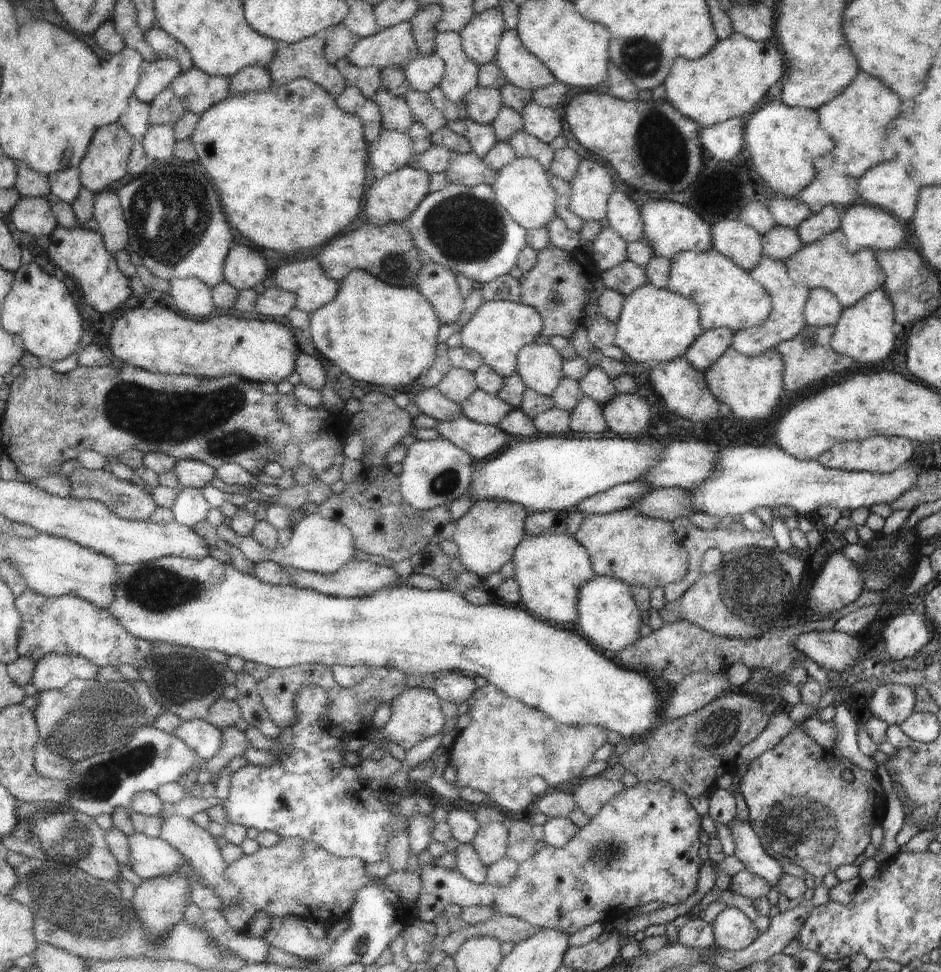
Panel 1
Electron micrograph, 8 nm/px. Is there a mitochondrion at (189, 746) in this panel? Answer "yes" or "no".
no

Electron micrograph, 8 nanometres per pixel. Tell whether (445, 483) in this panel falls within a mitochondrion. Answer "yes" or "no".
yes

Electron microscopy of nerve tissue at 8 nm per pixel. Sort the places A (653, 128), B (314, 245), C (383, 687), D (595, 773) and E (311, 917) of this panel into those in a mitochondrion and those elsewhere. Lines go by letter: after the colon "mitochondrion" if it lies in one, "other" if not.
A: mitochondrion
B: other
C: mitochondrion
D: other
E: other

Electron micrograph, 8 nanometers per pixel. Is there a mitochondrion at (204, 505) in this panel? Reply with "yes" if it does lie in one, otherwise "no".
no

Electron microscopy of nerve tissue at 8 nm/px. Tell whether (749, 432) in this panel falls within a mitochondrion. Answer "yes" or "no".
no

